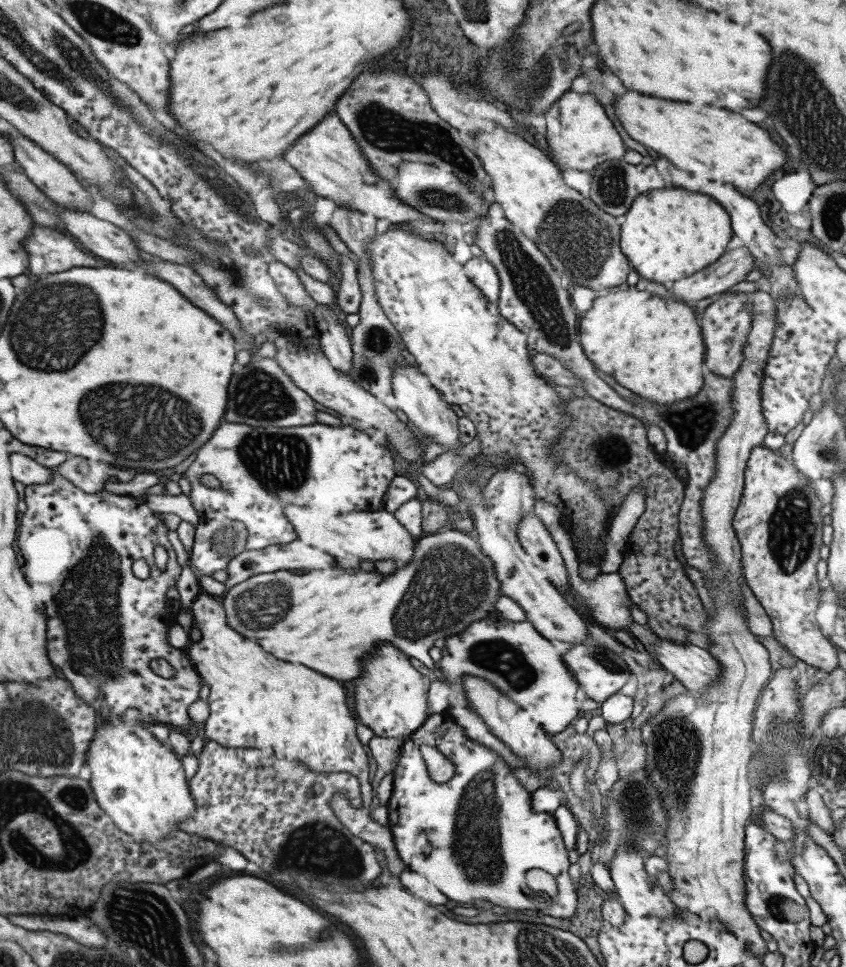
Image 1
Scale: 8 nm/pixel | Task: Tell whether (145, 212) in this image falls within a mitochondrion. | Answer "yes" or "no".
yes

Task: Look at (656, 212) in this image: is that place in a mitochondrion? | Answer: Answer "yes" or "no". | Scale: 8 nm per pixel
no

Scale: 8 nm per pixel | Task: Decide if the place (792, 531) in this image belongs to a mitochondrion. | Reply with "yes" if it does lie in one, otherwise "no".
yes

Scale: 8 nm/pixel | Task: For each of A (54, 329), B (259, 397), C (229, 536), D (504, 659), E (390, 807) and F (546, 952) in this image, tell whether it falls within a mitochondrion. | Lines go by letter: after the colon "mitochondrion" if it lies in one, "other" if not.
A: mitochondrion
B: mitochondrion
C: mitochondrion
D: mitochondrion
E: other
F: mitochondrion

